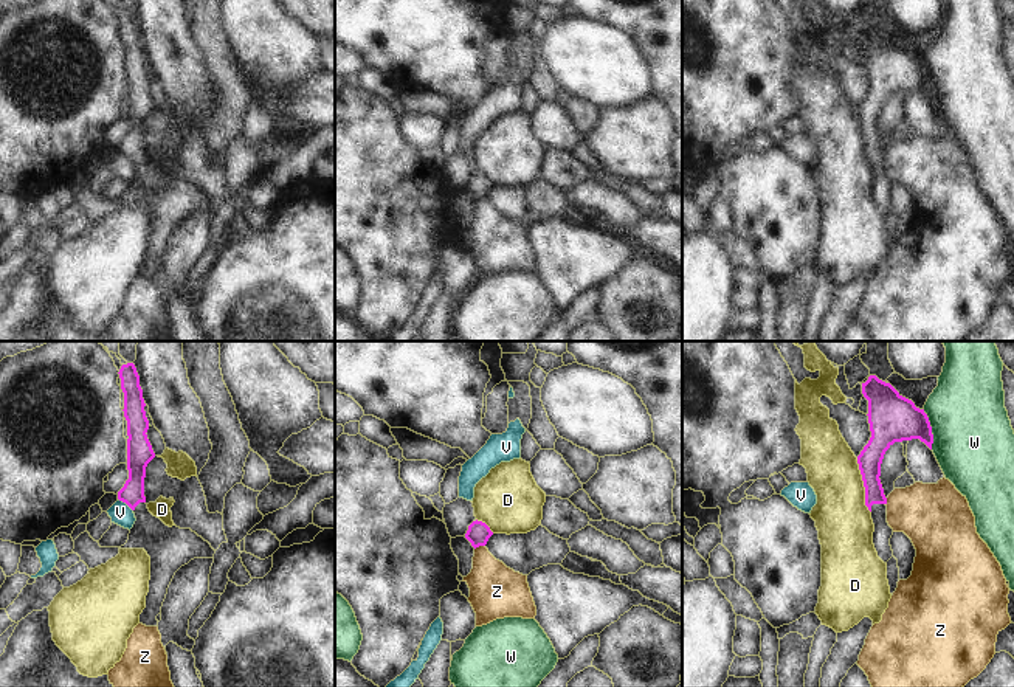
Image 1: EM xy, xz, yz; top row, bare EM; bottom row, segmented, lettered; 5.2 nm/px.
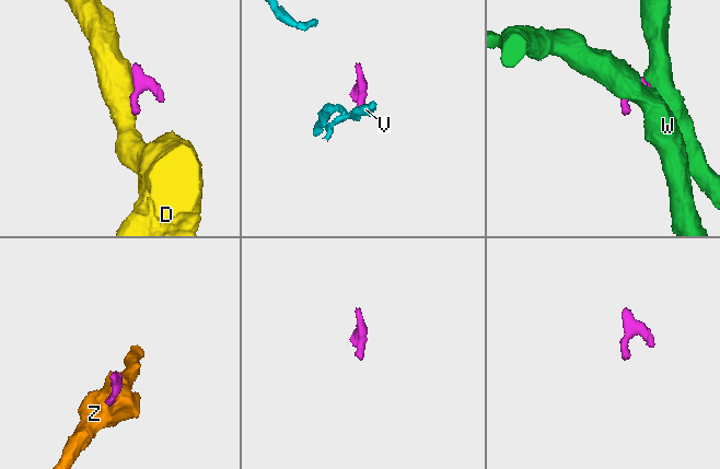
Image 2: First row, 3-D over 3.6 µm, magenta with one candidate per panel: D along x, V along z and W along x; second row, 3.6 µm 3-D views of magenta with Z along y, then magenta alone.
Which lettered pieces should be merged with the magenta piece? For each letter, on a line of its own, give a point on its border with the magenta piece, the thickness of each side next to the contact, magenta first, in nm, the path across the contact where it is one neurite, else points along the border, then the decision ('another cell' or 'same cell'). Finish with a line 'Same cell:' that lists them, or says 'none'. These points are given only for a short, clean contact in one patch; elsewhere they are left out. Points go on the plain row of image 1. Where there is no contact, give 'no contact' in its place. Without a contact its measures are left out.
D: contact yz (864, 138); calibres 120 and 280 nm; border yz (856, 110), (864, 140), (864, 157), (870, 165); another cell
V: contact xy (126, 155); calibres 120 and 110 nm; border xy (118, 151), (132, 163); another cell
W: contact yz (931, 82); calibres 240 and 420 nm; border yz (923, 62), (931, 79), (932, 101); another cell
Z: contact xz (479, 197); calibres 120 and 280 nm; border xz (484, 197), (475, 202); another cell
Same cell: none

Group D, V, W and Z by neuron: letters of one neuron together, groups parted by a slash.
D / V / W / Z

